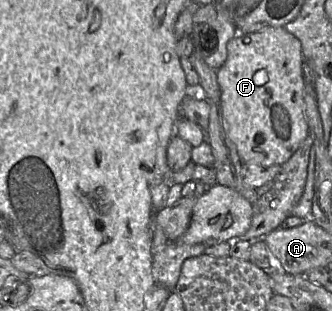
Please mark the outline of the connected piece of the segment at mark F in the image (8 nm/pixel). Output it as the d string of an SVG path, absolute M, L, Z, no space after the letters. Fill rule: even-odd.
M284 27L237 34L227 44L227 58L217 70L225 130L242 163L282 165L308 135L300 41Z

